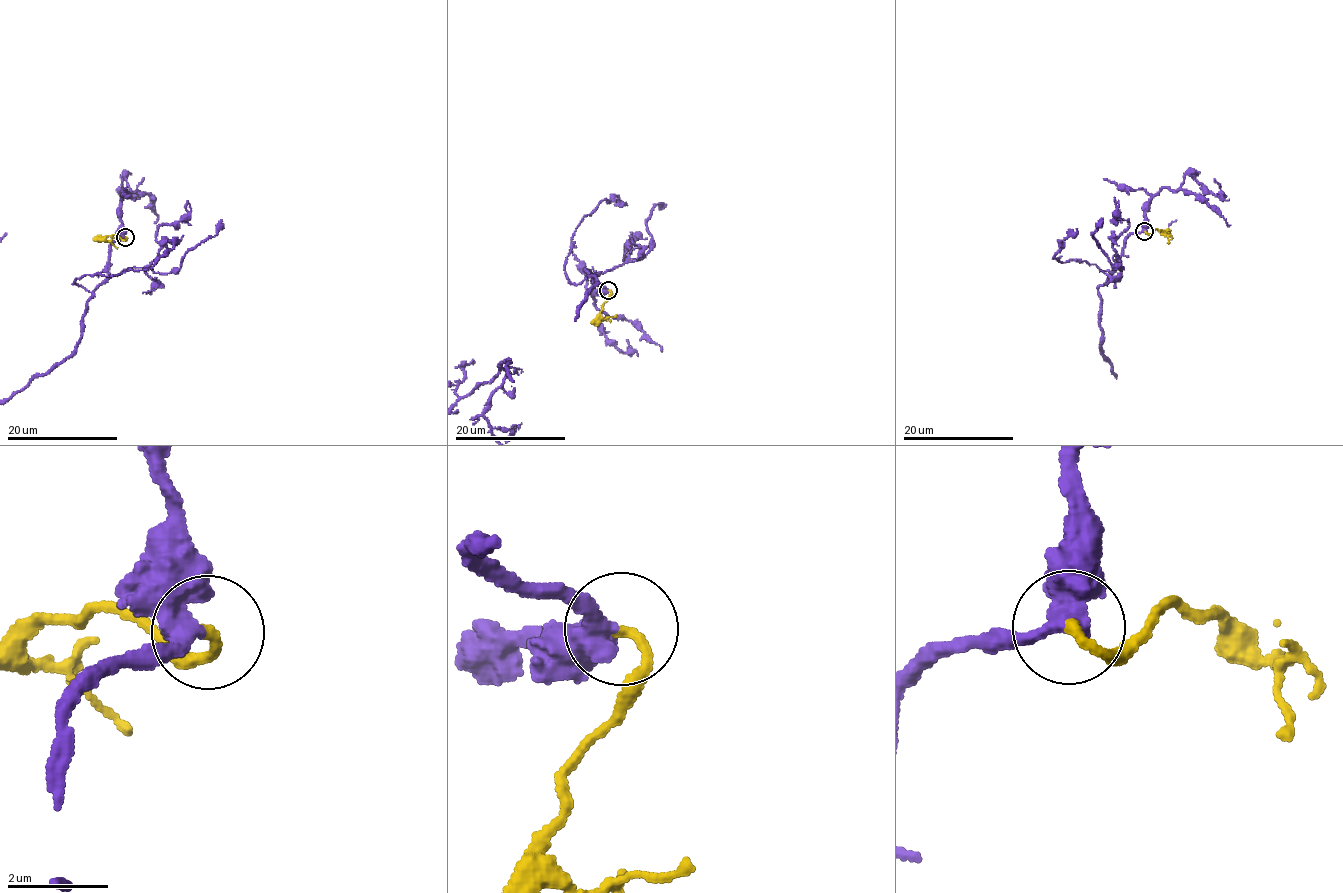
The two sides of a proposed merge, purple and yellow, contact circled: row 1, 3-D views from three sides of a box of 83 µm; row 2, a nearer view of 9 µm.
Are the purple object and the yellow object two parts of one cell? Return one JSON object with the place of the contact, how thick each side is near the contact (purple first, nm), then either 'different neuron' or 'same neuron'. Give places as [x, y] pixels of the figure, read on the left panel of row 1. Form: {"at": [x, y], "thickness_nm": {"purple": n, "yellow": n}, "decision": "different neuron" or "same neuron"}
{"at": [125, 237], "thickness_nm": {"purple": 400, "yellow": 200}, "decision": "same neuron"}

